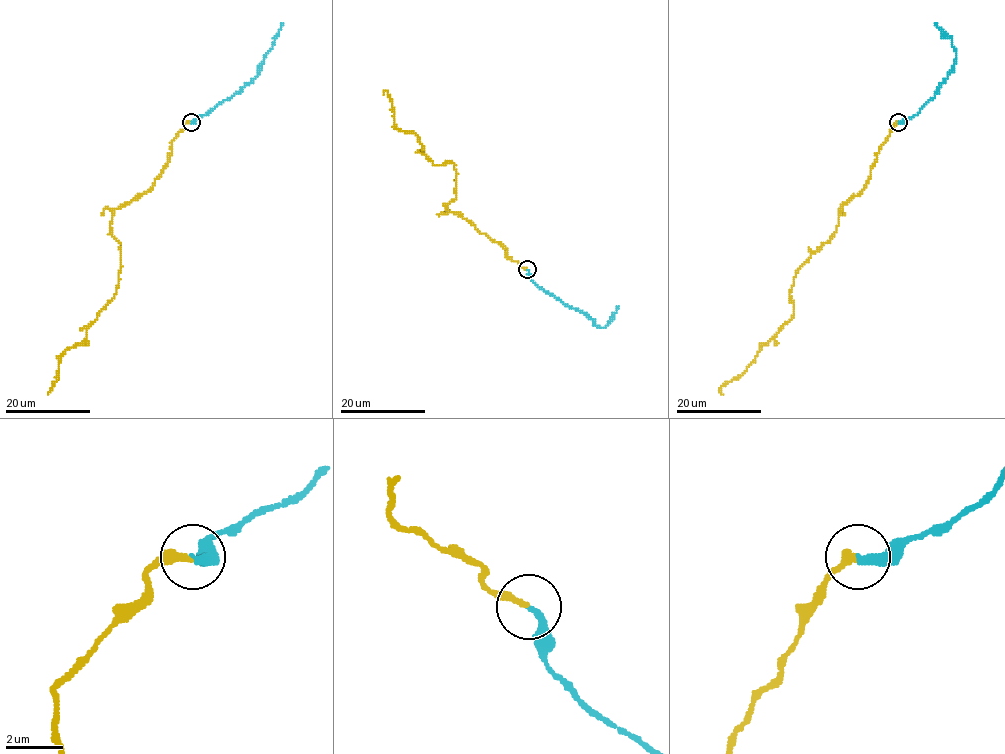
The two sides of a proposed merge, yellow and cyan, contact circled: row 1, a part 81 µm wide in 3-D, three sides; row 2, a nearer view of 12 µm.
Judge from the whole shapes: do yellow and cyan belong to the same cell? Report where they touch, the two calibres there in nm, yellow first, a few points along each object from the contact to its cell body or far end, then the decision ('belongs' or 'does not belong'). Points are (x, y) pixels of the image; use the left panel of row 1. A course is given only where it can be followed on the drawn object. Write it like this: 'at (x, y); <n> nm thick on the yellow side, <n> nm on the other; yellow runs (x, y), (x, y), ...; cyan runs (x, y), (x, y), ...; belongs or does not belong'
at (191, 122); 280 nm thick on the yellow side, 240 nm on the other; yellow runs (191, 123), (171, 142), (153, 186), (112, 213), (117, 291), (81, 344), (59, 357), (47, 395); cyan runs (191, 123), (248, 84), (258, 73), (263, 56), (273, 45), (282, 22); belongs

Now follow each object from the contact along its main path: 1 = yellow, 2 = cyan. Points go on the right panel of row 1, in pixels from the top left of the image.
1: (898, 123), (867, 186), (841, 207), (836, 233), (796, 273), (792, 318), (721, 386), (723, 395)
2: (898, 123), (913, 117), (933, 98), (954, 63), (952, 41), (935, 22)

